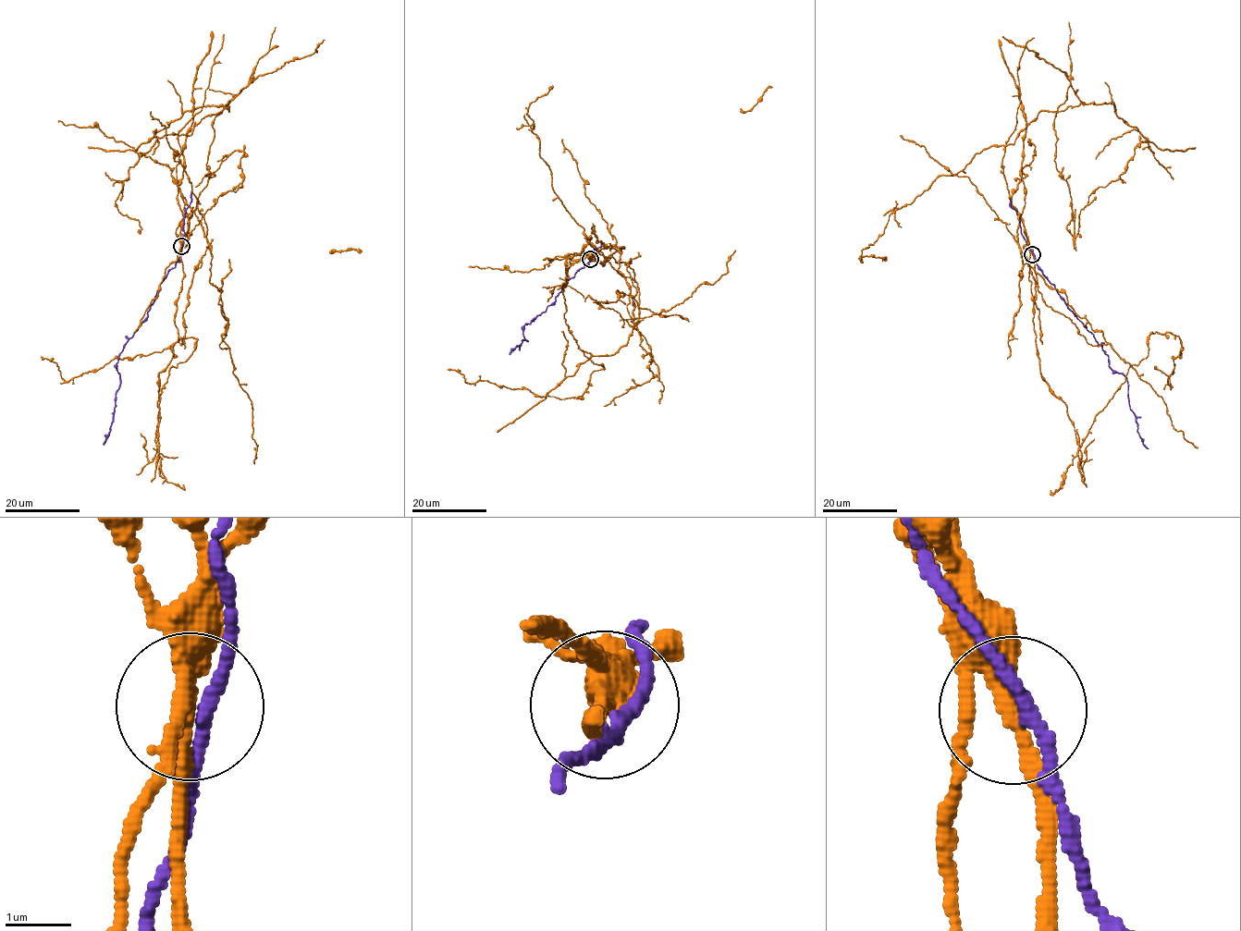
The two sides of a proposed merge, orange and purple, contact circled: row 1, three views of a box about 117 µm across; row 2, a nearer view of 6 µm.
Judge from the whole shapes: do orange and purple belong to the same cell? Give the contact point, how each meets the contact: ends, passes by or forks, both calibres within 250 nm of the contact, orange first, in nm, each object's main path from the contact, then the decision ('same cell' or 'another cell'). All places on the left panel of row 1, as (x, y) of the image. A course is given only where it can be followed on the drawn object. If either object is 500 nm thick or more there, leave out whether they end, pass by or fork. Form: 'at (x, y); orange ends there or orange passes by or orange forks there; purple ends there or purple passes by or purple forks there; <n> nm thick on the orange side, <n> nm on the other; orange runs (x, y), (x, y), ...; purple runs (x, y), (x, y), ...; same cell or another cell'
at (181, 246); orange forks there; purple passes by; 240 nm thick on the orange side, 190 nm on the other; orange runs (181, 246), (178, 137), (228, 111), (243, 88), (214, 120), (188, 233), (241, 186), (243, 152), (195, 187); purple runs (182, 246), (179, 260), (160, 285), (148, 316), (128, 340), (118, 360), (116, 367), (120, 385), (104, 445); another cell

